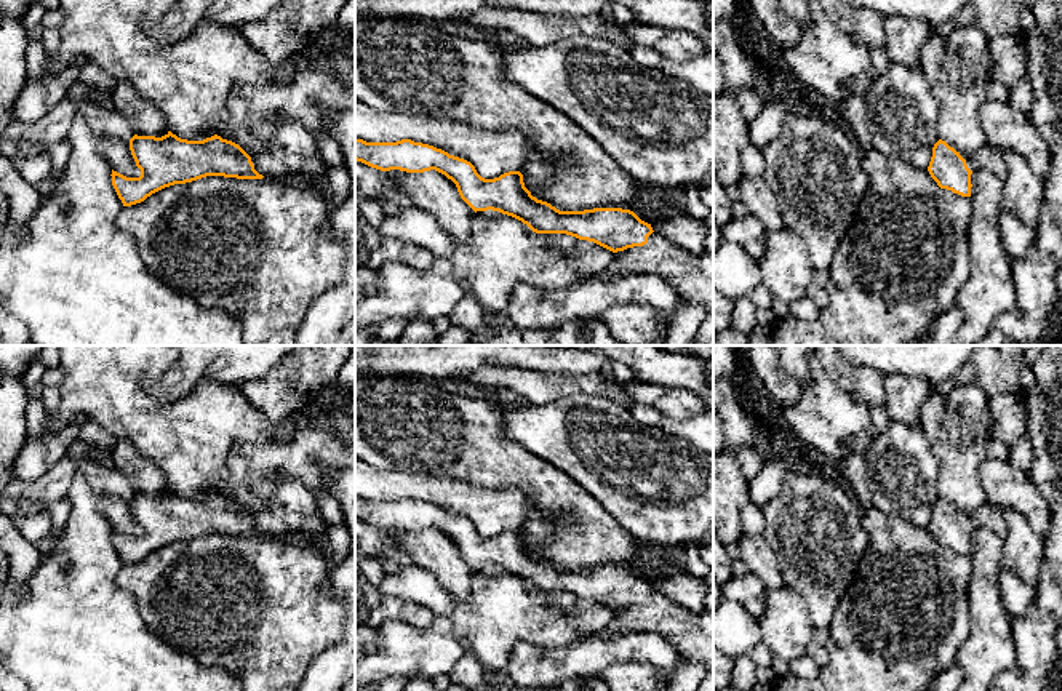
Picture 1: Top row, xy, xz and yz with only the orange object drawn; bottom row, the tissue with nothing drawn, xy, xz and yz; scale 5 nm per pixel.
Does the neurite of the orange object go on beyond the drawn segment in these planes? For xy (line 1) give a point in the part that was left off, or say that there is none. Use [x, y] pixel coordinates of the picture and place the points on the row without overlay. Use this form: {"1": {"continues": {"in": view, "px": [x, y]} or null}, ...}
{"1": {"continues": null}}

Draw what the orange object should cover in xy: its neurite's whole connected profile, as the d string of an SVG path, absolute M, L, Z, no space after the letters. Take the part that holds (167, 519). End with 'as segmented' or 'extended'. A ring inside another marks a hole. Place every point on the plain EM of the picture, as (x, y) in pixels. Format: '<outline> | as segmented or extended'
M171 489L162 496L134 493L130 497L130 509L141 534L126 536L114 528L110 533L123 565L141 561L165 545L206 534L264 536L238 502L218 493L203 499L181 497Z | as segmented

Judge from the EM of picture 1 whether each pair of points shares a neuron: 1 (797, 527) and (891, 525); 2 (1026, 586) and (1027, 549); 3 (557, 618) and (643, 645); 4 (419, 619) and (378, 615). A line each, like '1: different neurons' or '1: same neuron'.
1: different neurons
2: same neuron
3: different neurons
4: same neuron

